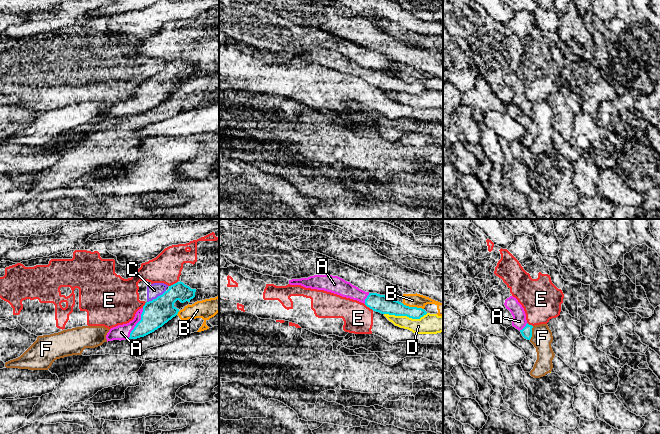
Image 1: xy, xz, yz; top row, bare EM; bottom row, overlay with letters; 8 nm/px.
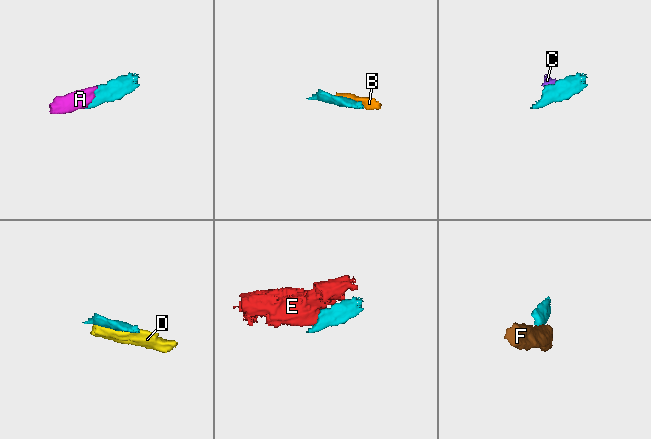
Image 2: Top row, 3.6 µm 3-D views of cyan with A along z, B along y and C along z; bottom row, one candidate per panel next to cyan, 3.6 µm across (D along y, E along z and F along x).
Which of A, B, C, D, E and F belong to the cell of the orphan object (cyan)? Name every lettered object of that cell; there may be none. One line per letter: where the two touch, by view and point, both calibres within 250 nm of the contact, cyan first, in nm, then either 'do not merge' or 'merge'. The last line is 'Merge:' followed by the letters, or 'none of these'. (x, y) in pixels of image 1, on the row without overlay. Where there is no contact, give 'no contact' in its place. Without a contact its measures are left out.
A: xy (136, 100) | 220/130 nm | merge
B: xz (413, 83) | 150/110 nm | do not merge
C: xy (157, 73) | 220/120 nm | do not merge
D: xz (405, 91) | 150/160 nm | do not merge
E: xy (173, 60) | 220/240 nm | do not merge
F: yz (531, 109) | 90/160 nm | do not merge
Merge: A

